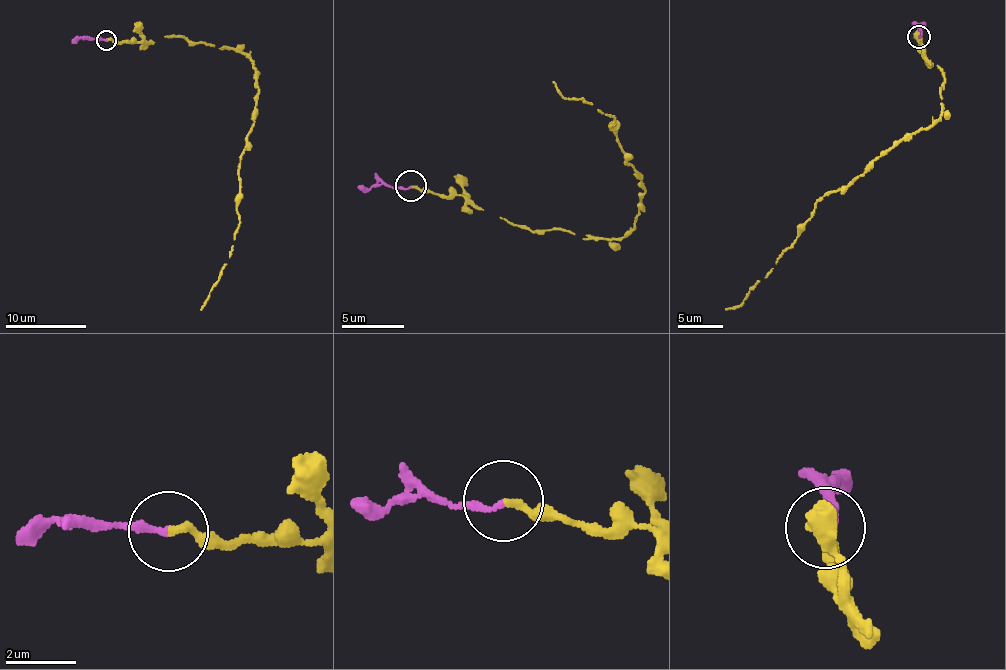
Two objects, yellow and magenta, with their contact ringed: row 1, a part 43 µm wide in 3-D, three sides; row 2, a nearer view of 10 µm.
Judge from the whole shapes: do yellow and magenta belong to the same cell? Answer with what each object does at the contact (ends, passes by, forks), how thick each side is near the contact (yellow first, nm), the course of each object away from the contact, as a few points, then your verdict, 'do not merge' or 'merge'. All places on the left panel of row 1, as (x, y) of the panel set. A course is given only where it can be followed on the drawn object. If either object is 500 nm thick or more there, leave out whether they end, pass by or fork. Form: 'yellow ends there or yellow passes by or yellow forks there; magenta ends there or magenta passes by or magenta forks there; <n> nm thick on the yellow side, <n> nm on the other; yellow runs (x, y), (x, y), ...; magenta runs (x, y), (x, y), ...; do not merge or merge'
yellow ends there; magenta ends there; 200 nm thick on the yellow side, 180 nm on the other; yellow runs (107, 39), (184, 37), (237, 48), (252, 63), (259, 88), (239, 160), (240, 226), (201, 309); magenta runs (107, 39), (81, 36), (72, 43); merge

